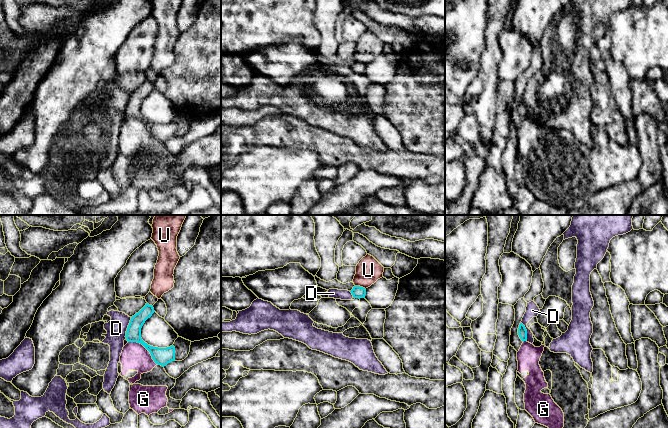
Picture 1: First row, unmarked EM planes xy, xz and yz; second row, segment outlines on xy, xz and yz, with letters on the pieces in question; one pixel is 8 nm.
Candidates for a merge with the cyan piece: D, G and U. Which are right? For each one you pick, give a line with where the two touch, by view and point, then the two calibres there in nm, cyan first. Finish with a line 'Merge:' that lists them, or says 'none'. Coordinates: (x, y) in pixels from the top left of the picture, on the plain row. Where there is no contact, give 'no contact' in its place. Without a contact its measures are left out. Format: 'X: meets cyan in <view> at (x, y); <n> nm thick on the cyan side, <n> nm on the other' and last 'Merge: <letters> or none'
Merge: none

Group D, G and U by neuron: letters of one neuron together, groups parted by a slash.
D / G / U

